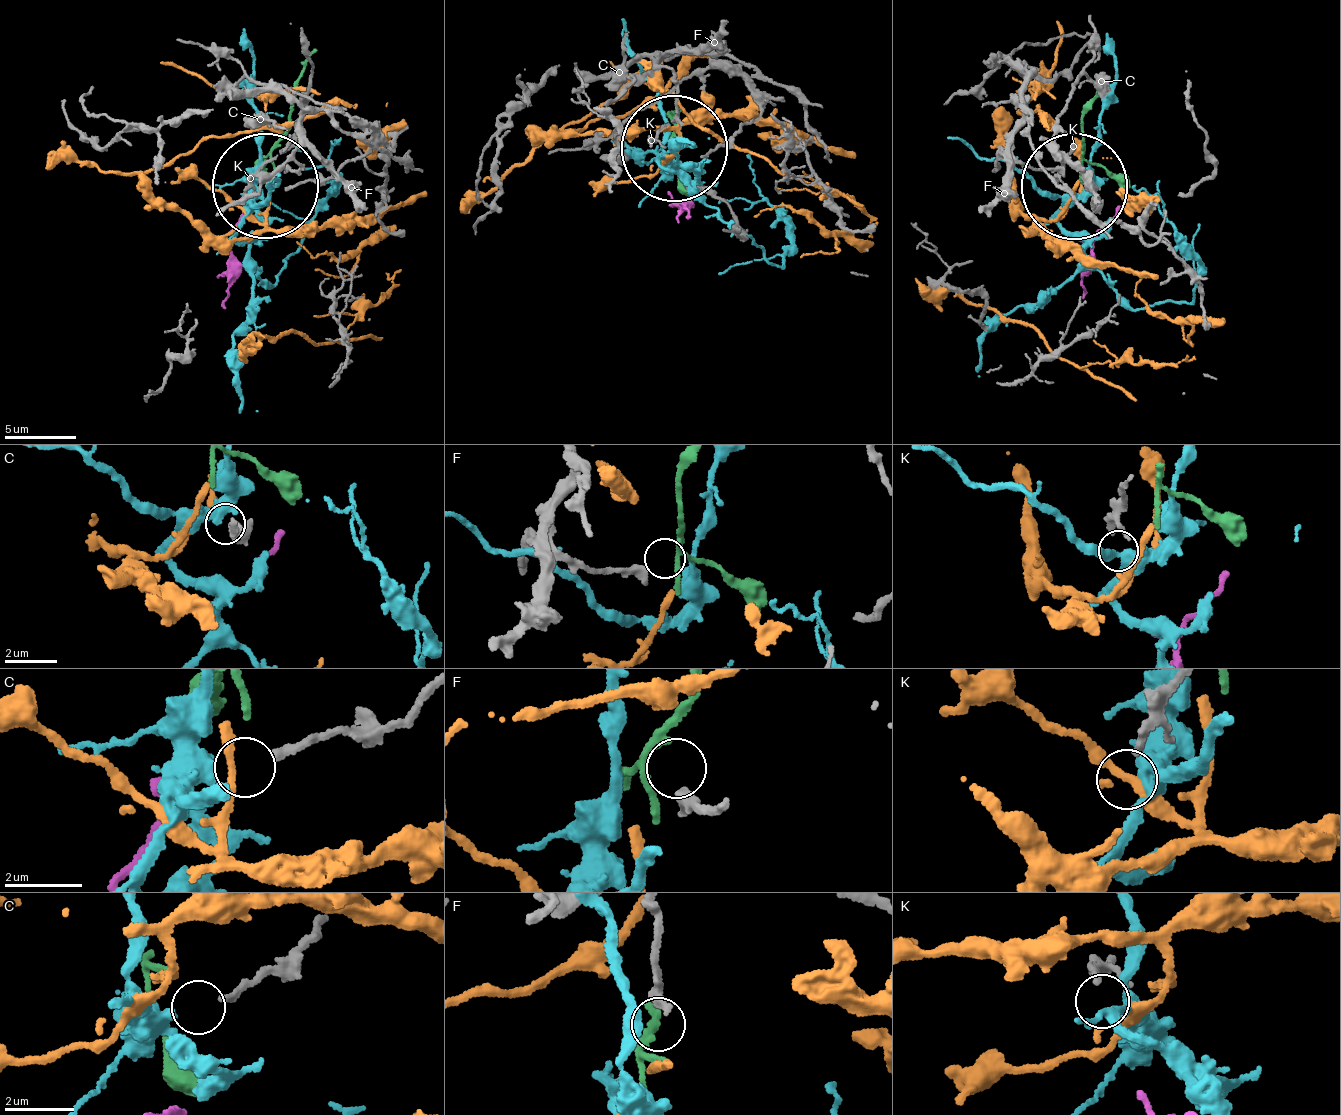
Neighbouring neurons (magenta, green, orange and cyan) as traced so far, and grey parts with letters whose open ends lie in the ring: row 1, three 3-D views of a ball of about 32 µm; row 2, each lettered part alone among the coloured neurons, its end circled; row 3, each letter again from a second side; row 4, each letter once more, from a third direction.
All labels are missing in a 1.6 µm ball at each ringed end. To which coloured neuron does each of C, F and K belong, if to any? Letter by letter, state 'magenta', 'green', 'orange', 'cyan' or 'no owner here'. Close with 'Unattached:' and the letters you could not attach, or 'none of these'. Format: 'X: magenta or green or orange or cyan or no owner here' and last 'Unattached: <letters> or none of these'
C: no owner here
F: no owner here
K: no owner here
Unattached: C, F, K

